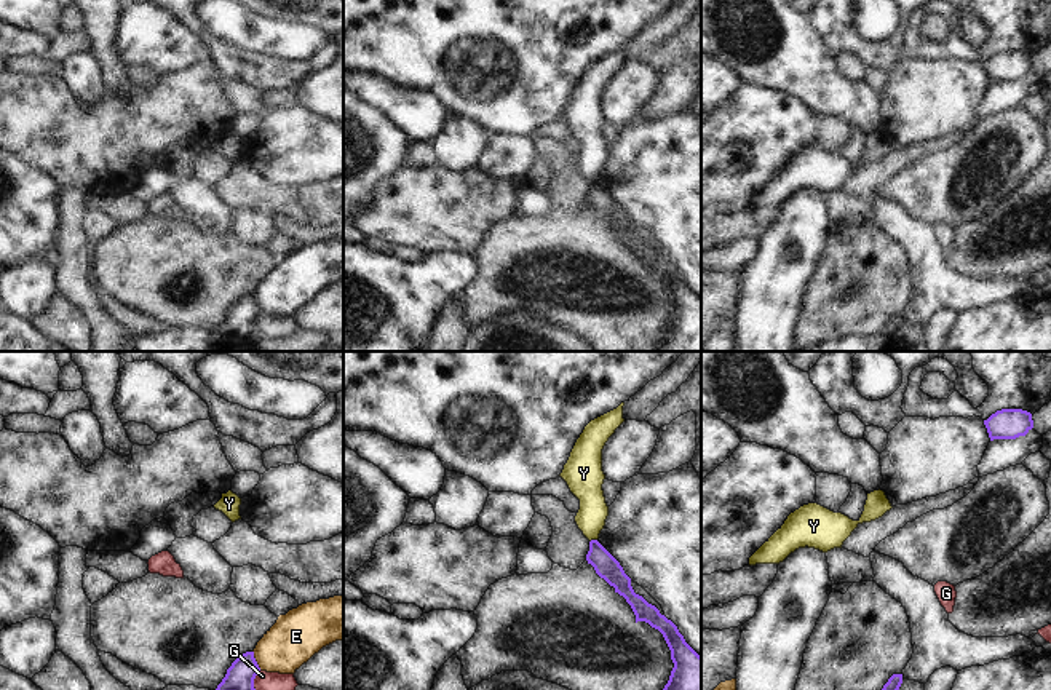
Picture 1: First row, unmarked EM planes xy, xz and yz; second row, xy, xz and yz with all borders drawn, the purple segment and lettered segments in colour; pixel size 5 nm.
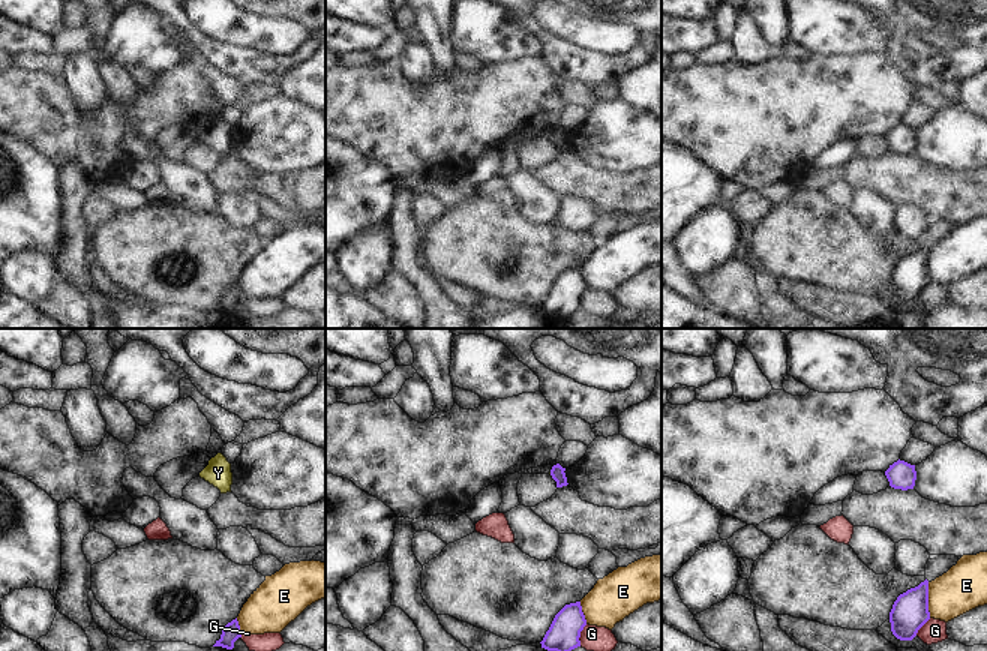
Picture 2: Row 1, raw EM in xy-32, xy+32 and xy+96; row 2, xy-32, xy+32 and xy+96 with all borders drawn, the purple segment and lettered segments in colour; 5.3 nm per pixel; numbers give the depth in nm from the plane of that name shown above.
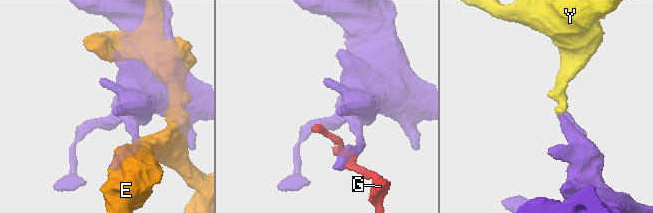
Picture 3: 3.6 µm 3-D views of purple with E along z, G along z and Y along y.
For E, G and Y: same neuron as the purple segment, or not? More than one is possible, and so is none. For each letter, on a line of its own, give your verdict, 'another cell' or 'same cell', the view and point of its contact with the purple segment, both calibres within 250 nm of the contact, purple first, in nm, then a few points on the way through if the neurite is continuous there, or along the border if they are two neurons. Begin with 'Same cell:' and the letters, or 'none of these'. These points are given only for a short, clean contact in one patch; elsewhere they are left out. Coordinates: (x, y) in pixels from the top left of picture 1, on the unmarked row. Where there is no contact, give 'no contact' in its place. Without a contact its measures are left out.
Same cell: none of these
E: another cell | xy (254, 302) | 150/260 nm
G: another cell | xy (253, 323) | 150/130 nm
Y: another cell | xz (593, 182) | 120/150 nm | along xz (596, 181), (590, 184)

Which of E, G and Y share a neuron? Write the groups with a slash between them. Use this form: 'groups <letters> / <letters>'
groups E / G / Y

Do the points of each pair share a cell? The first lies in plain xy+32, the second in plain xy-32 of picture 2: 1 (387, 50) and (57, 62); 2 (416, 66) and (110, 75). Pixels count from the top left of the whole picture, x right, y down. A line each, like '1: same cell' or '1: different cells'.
1: different cells
2: different cells

